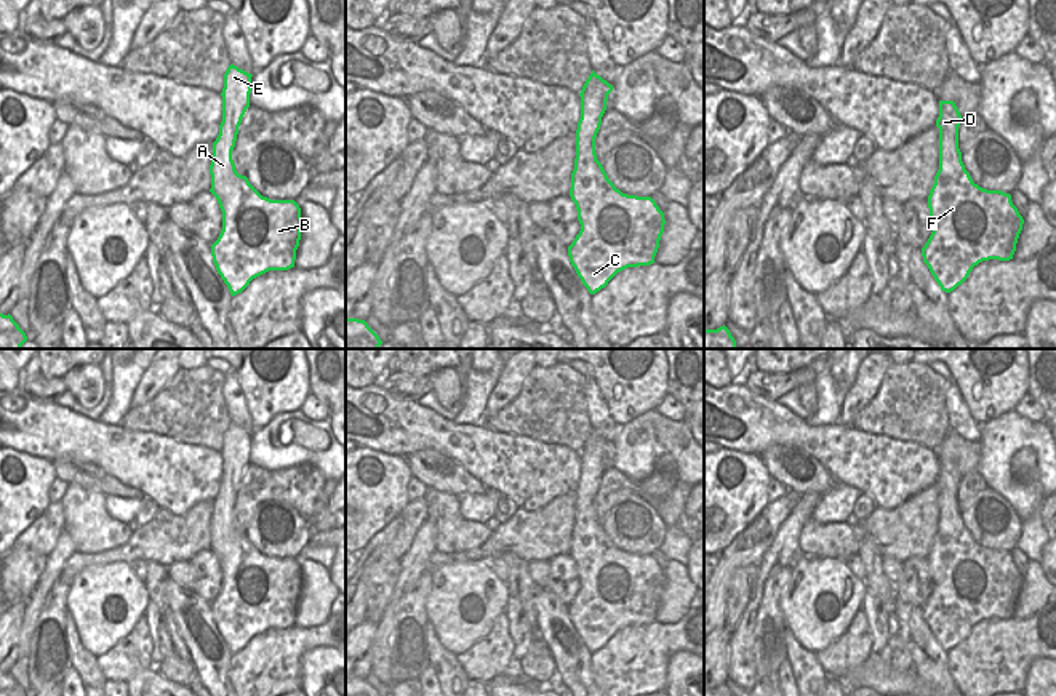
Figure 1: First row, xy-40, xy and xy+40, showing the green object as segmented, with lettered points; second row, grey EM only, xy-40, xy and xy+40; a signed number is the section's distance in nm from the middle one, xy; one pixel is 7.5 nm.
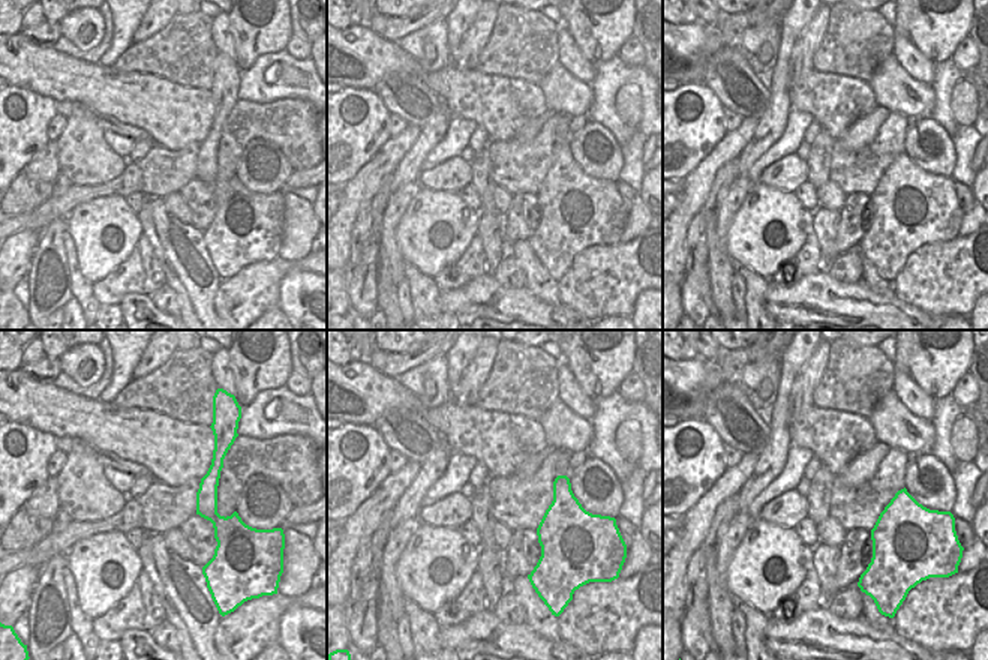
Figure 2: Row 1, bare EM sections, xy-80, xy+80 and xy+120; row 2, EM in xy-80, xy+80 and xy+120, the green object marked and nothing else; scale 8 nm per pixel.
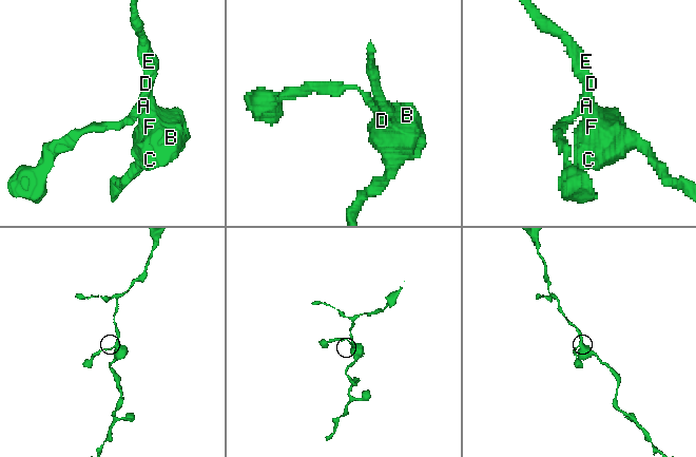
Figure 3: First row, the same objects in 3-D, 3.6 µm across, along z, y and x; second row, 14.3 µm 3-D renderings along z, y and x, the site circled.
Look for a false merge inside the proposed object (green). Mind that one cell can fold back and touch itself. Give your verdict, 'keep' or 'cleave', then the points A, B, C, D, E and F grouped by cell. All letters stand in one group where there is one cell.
keep; groups A B C D E F

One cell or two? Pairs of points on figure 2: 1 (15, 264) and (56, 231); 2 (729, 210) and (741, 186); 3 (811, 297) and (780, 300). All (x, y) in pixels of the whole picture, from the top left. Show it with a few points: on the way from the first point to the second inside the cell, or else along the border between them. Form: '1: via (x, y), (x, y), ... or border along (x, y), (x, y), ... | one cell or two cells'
1: border along (42, 231), (26, 276) | two cells
2: via (730, 204), (736, 192) | one cell
3: via (804, 300), (787, 300) | one cell

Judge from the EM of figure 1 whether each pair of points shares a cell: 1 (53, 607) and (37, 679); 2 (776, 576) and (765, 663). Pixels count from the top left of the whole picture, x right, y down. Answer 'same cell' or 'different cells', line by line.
1: same cell
2: same cell

